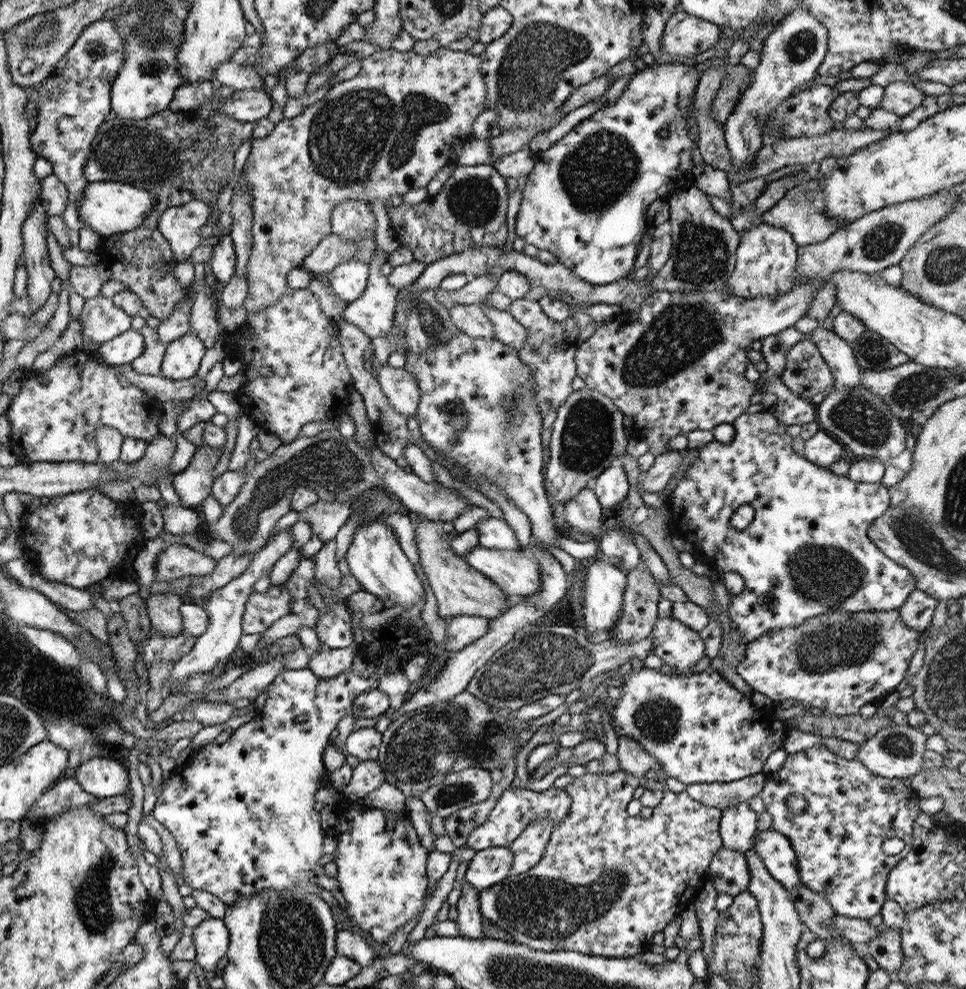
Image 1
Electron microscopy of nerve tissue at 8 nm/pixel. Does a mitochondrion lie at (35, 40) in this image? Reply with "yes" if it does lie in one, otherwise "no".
yes

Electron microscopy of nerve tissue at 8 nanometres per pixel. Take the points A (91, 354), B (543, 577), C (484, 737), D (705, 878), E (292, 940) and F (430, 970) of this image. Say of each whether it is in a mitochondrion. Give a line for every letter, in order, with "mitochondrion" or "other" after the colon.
A: other
B: other
C: mitochondrion
D: other
E: mitochondrion
F: other

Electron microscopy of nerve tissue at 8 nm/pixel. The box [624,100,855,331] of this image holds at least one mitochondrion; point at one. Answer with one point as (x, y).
(702, 257)

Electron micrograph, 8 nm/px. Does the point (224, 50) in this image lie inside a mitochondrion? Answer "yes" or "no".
no

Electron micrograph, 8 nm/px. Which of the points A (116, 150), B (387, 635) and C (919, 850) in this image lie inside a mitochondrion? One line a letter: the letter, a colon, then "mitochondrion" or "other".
A: mitochondrion
B: other
C: other

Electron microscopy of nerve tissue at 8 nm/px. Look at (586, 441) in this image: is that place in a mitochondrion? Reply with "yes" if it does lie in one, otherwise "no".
yes

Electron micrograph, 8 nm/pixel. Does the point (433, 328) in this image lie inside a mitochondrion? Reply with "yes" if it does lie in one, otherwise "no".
yes

